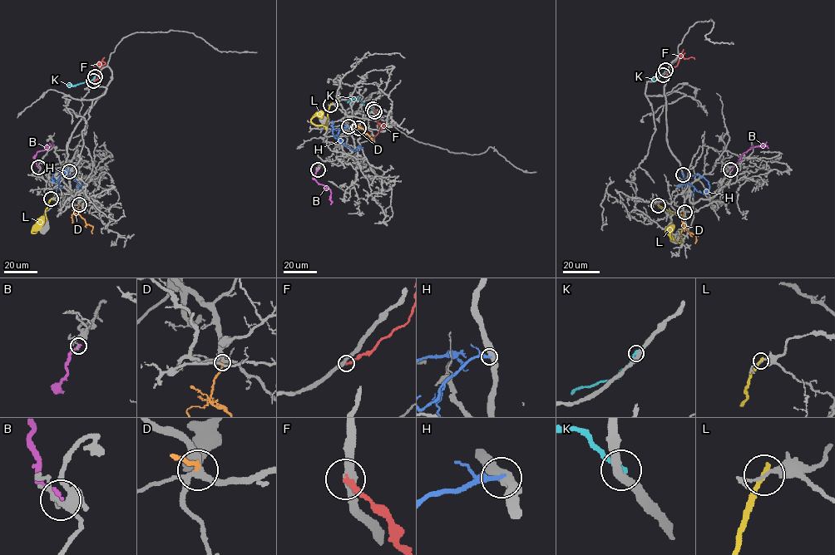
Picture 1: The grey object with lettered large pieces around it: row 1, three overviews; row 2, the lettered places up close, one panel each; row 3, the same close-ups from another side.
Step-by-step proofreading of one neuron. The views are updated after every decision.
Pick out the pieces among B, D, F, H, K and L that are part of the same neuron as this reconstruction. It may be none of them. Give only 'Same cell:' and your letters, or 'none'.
Same cell: none

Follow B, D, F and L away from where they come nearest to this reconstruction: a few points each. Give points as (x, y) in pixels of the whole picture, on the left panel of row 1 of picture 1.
B: (38, 167), (34, 159), (36, 153), (45, 149), (52, 142)
D: (78, 204), (77, 213), (93, 228), (92, 233)
F: (94, 81), (99, 76), (101, 62), (105, 63), (93, 66)
L: (51, 198), (46, 208), (46, 220), (32, 233), (32, 231), (43, 216)

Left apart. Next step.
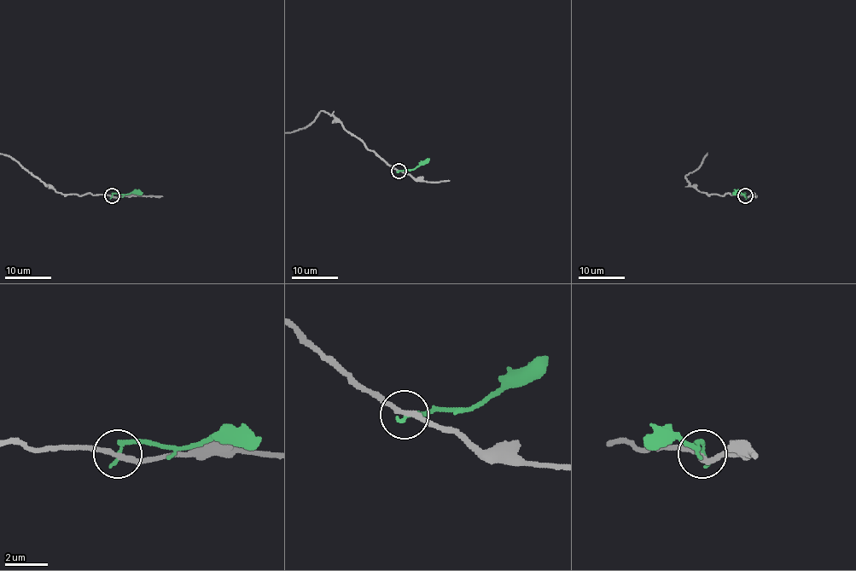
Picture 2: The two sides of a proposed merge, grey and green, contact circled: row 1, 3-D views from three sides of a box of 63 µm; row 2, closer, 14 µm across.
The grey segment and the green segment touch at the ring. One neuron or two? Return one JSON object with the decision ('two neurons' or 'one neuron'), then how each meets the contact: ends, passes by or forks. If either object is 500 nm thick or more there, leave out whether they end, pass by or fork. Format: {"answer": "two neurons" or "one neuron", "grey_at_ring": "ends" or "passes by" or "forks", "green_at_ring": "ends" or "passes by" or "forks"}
{"answer": "two neurons", "grey_at_ring": "passes by", "green_at_ring": "ends"}

